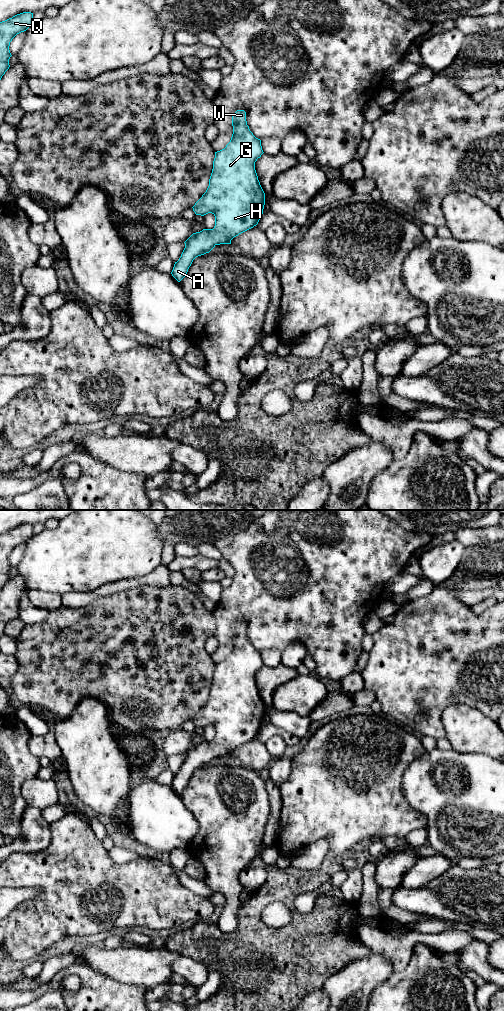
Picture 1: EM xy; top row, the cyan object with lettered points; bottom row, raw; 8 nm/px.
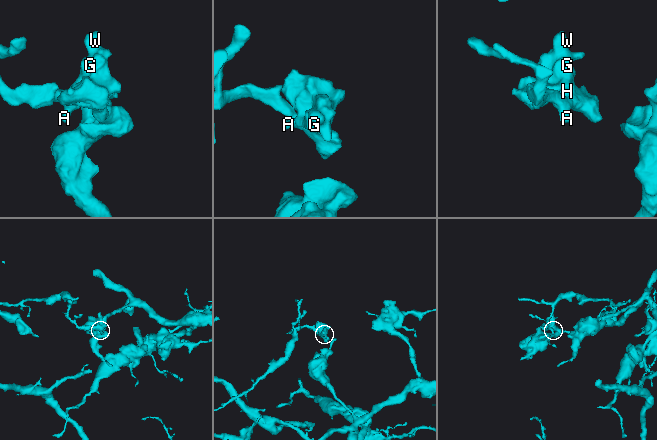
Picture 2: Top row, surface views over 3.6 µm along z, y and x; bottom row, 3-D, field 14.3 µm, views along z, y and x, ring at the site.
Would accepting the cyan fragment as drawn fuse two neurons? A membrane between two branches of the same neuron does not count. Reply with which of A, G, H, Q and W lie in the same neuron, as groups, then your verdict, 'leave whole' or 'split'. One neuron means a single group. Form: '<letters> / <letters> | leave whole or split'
A G H Q W | leave whole

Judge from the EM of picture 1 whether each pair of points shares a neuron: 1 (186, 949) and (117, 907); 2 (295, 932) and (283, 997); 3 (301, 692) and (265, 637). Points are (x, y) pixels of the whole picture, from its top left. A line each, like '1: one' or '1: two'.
1: two
2: one
3: two

